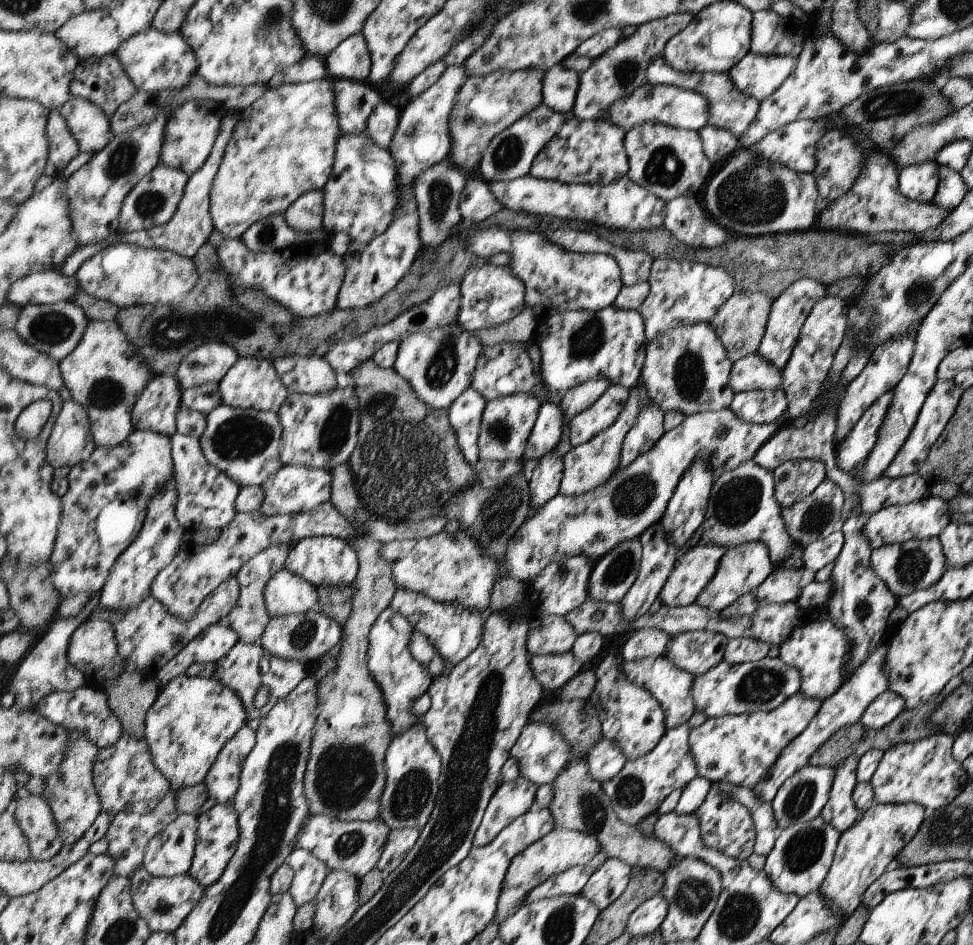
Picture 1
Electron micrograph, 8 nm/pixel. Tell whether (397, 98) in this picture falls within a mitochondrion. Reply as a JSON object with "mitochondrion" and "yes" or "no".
{"mitochondrion":"no"}

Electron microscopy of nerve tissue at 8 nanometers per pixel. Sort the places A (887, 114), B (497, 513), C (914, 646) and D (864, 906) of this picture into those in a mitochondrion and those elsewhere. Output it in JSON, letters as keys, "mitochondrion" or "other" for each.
{"A":"mitochondrion","B":"mitochondrion","C":"other","D":"other"}

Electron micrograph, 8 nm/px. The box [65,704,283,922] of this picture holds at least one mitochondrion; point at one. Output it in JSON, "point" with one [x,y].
{"point":[158,907]}

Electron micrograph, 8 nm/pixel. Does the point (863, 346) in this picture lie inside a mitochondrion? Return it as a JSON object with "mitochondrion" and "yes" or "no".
{"mitochondrion":"no"}

